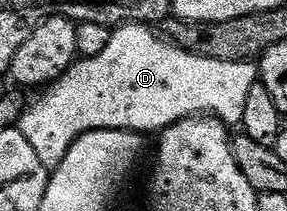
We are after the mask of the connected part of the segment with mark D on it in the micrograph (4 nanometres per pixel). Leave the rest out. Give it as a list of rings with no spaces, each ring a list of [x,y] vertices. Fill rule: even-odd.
[[[118,25],[112,30],[110,43],[103,53],[94,57],[81,57],[74,61],[67,72],[44,90],[38,101],[30,100],[21,115],[19,128],[27,143],[35,147],[39,163],[49,170],[59,167],[67,151],[84,133],[100,129],[130,129],[133,133],[148,135],[164,131],[169,125],[184,117],[212,115],[221,118],[230,127],[240,126],[247,95],[259,80],[259,69],[254,62],[227,63],[219,59],[207,59],[203,55],[180,49],[164,36],[153,34],[148,25]]]

